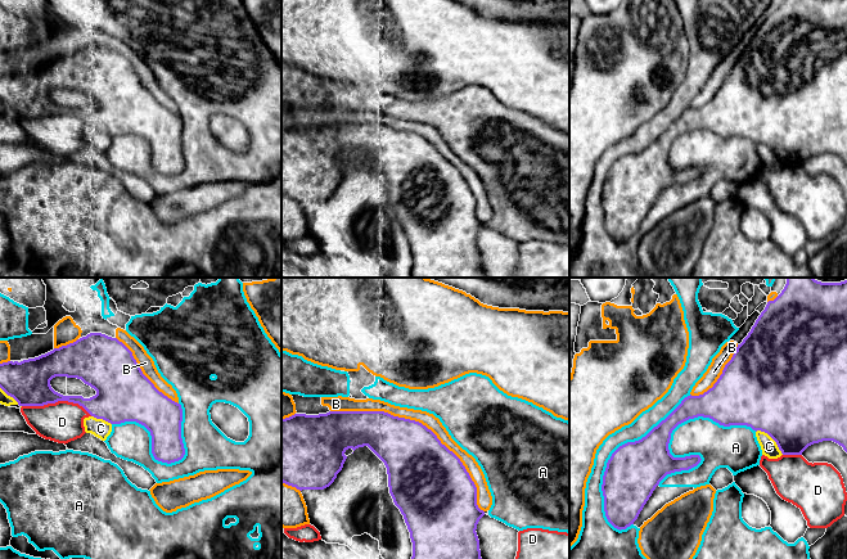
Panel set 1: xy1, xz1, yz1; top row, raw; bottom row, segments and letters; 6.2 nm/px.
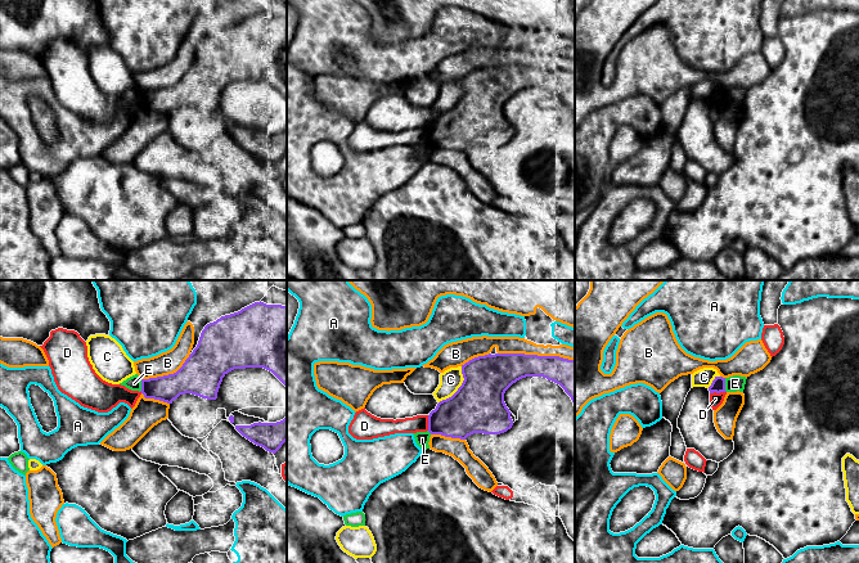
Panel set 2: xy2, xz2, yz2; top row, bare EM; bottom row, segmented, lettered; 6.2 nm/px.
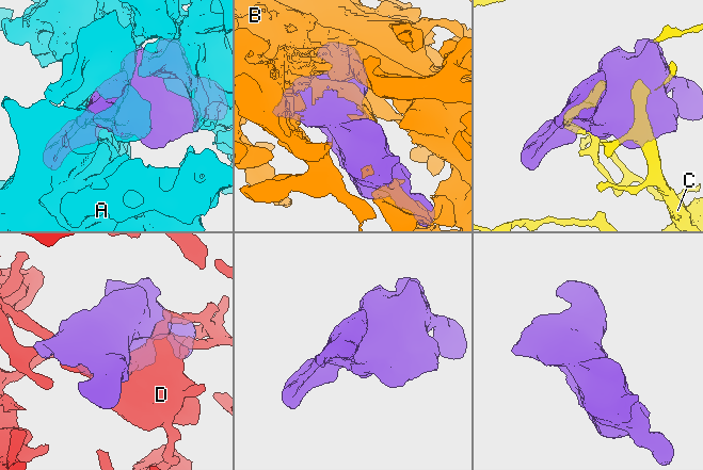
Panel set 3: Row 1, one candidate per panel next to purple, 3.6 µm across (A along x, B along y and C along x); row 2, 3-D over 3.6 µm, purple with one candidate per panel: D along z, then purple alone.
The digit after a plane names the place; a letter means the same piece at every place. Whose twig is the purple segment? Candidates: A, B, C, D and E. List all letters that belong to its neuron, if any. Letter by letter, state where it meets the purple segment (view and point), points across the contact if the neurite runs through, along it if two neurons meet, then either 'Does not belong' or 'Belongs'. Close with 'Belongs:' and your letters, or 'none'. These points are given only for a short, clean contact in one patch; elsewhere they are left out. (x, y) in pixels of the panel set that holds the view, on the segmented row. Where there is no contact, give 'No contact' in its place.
A: Touches purple at yz1 (670, 438). Does not belong
B: Touches purple at xz1 (420, 423). Belongs
C: Touches purple at xz2 (459, 387). Does not belong
D: Touches purple at xy1 (57, 401). Does not belong
E: Touches purple at yz2 (724, 384). Boundary: yz2 (724, 378), (724, 388), (727, 391). Does not belong
Belongs: B

